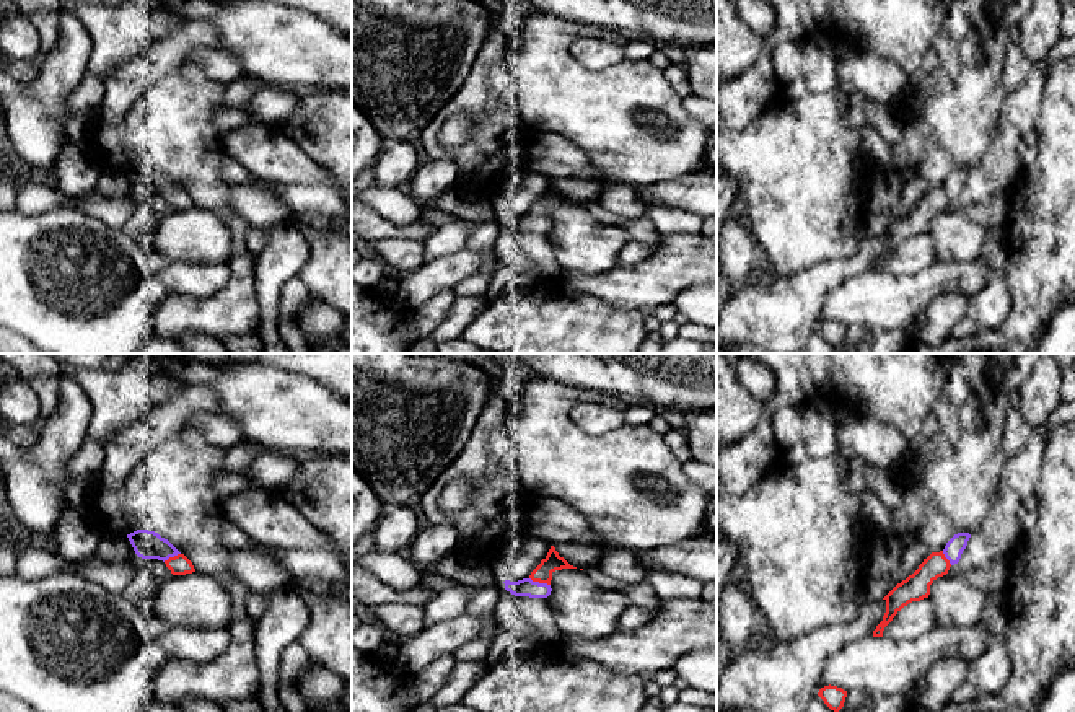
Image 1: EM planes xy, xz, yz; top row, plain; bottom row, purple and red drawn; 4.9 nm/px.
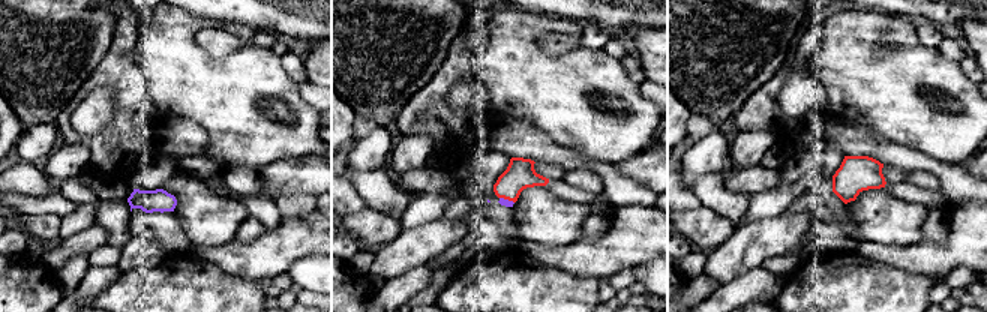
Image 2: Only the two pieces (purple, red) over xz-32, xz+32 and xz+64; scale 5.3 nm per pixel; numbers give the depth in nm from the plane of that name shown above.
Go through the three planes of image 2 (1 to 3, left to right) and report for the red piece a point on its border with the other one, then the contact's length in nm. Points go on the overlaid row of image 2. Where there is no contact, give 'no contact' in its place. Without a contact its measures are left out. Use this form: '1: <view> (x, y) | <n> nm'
1: no contact
2: xz+32 (507, 200) | 90 nm
3: no contact

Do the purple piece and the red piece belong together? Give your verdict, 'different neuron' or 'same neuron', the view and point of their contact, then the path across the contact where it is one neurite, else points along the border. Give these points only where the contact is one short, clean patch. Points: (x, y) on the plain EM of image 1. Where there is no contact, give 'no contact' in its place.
same neuron; meets purple in xz at (538, 217)

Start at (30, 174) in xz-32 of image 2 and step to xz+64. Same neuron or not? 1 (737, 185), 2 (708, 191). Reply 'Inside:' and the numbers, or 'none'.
Inside: 2

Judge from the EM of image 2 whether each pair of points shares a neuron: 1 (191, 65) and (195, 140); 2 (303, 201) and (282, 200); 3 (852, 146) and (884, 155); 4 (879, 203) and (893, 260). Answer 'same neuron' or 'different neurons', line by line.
1: different neurons
2: same neuron
3: same neuron
4: different neurons

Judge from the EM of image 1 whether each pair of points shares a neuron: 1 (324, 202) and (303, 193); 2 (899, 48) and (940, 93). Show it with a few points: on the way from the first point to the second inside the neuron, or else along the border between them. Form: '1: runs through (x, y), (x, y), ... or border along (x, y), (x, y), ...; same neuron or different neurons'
1: runs through (320, 199), (308, 197); same neuron
2: border along (921, 72), (909, 80); different neurons

